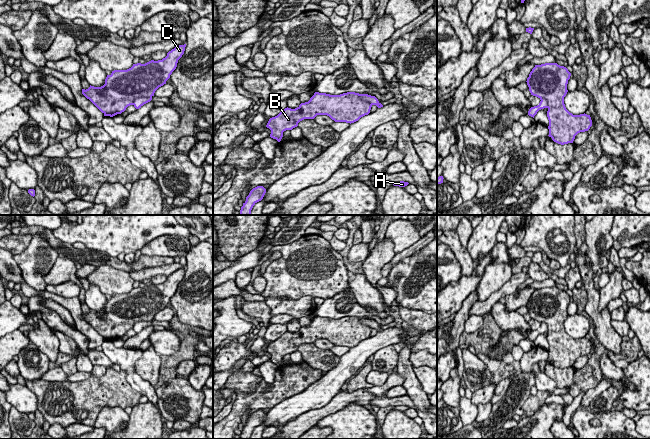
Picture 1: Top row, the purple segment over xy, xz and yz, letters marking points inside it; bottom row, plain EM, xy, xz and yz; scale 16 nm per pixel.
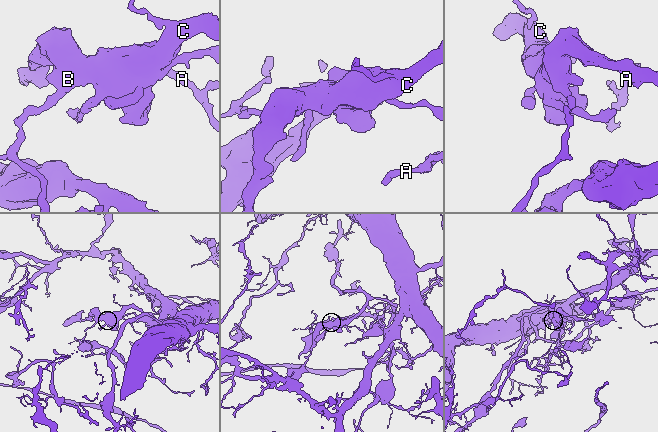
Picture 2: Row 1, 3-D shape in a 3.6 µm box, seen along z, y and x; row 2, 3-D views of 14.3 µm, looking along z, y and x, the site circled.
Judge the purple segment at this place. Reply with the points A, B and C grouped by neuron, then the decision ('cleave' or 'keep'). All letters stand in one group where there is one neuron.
A / B C; cleave

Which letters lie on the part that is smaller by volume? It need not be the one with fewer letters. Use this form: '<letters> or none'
B, C

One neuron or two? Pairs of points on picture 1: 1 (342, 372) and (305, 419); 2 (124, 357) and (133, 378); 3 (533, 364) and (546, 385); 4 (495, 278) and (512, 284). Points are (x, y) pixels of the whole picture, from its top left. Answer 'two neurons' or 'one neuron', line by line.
1: two neurons
2: one neuron
3: one neuron
4: two neurons

